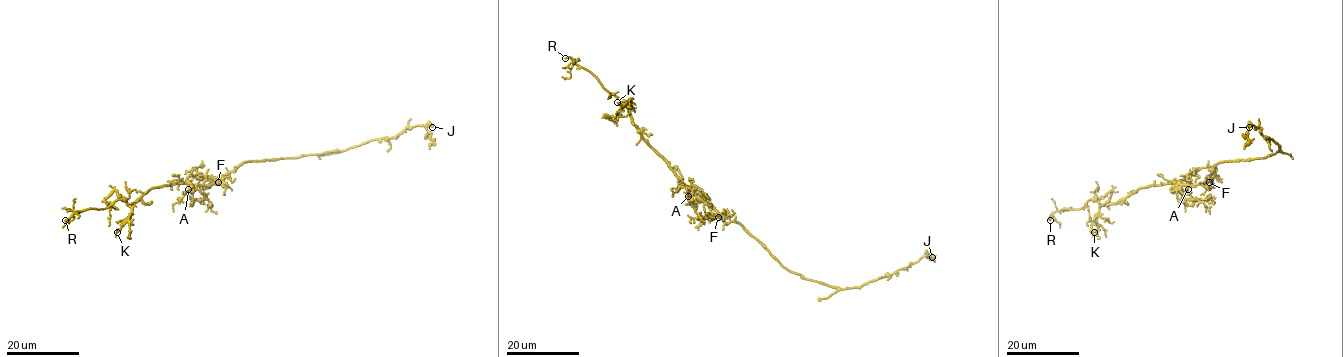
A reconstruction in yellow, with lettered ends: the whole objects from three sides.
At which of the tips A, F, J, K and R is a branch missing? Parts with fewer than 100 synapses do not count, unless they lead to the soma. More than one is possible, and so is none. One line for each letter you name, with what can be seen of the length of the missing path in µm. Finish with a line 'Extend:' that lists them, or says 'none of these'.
R: about 40 µm are missing
Extend: R

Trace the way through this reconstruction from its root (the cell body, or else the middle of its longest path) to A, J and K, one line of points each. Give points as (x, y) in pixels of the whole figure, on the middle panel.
A: (728, 222), (696, 188), (688, 188), (688, 196)
J: (728, 222), (739, 222), (789, 270), (807, 279), (840, 288), (859, 287), (905, 269), (923, 256), (932, 257)
K: (728, 222), (683, 182), (643, 137), (633, 121), (631, 106), (627, 102), (623, 105), (617, 102)

